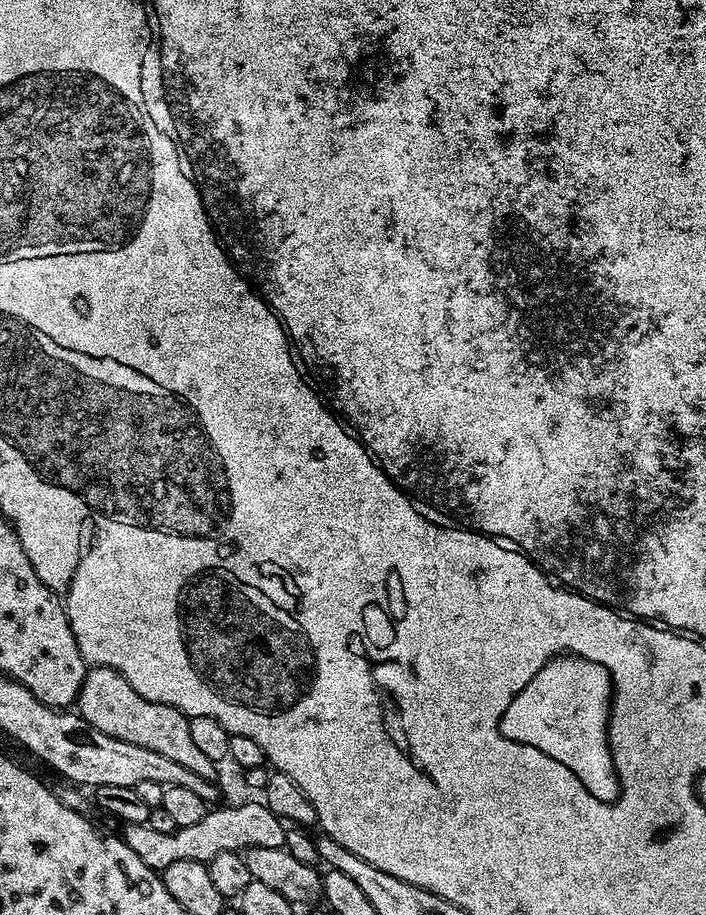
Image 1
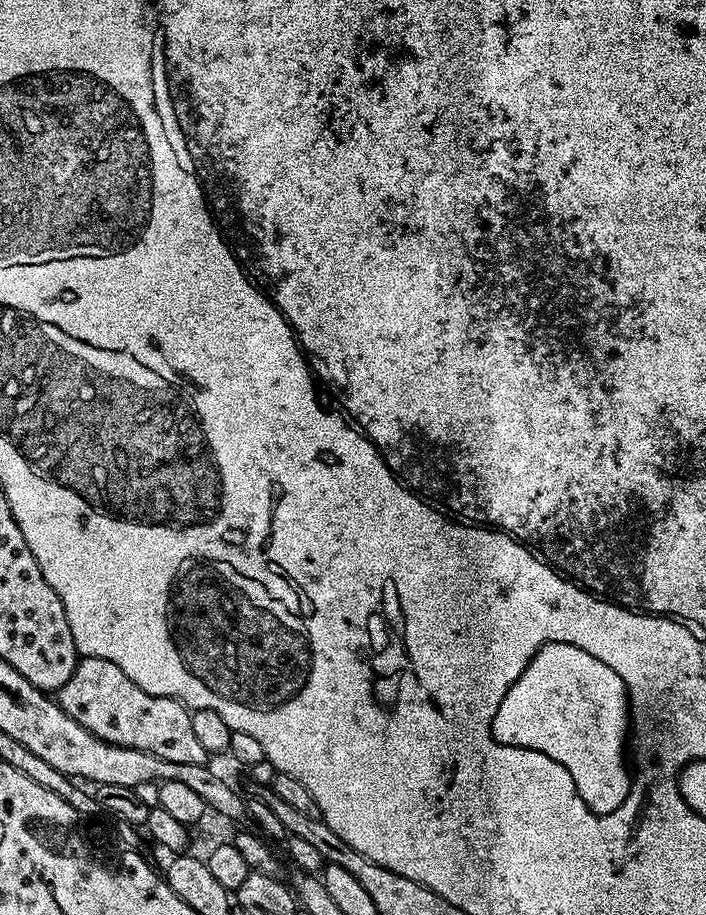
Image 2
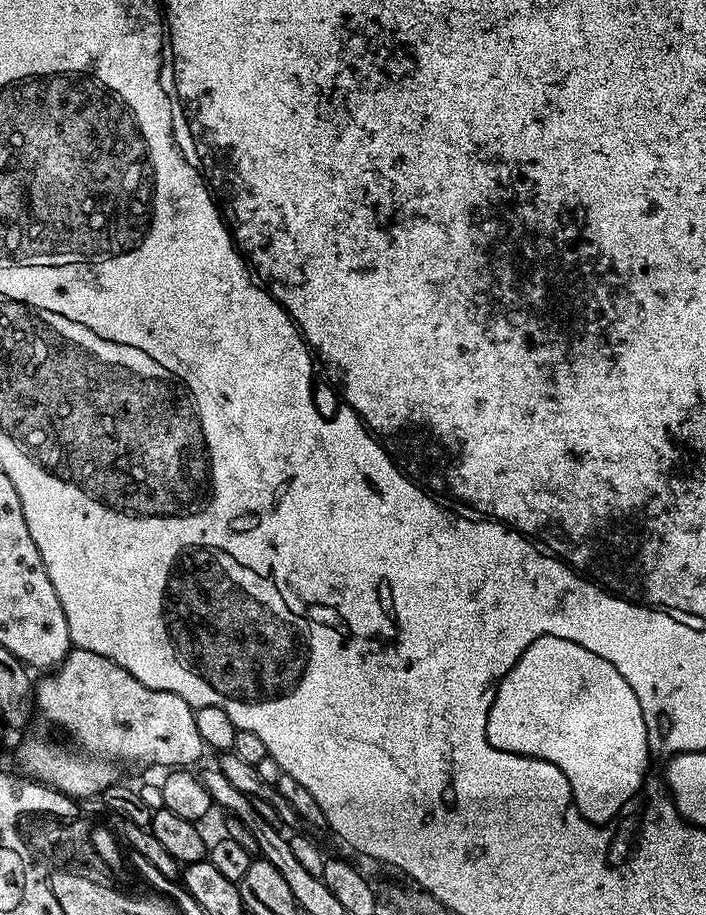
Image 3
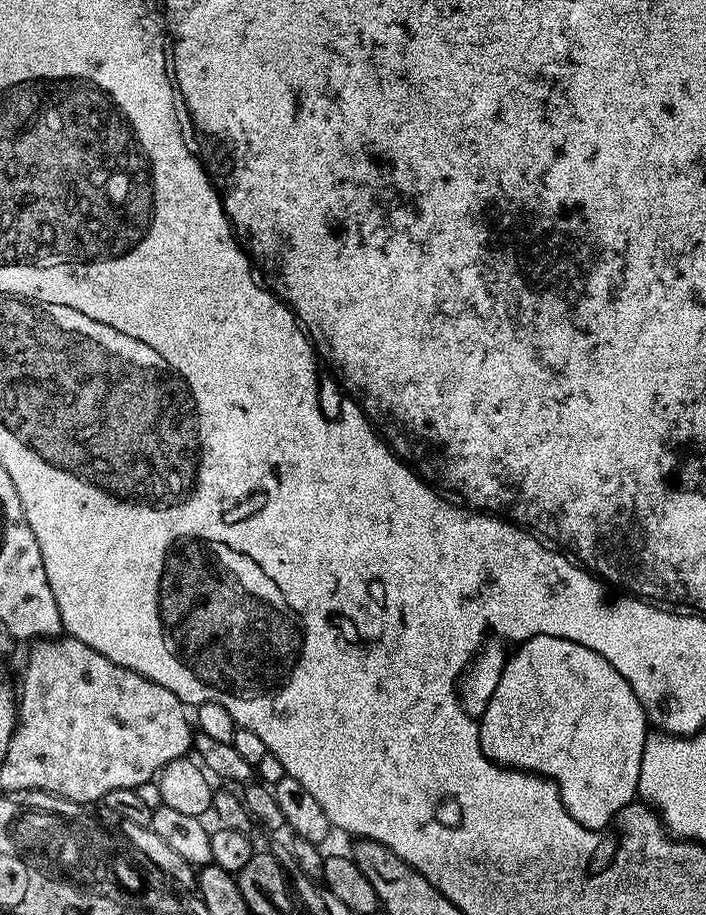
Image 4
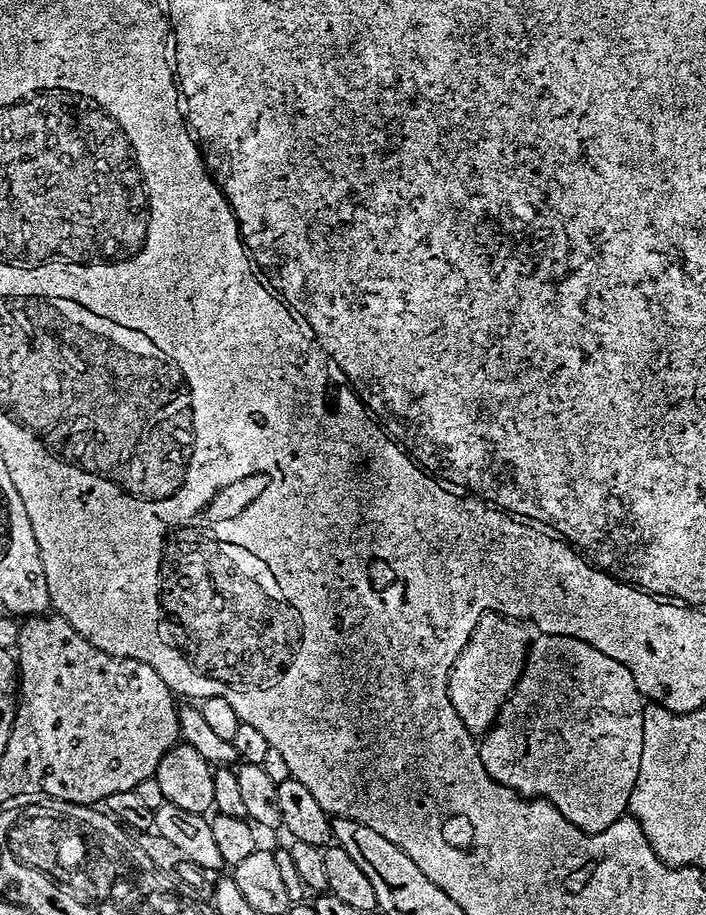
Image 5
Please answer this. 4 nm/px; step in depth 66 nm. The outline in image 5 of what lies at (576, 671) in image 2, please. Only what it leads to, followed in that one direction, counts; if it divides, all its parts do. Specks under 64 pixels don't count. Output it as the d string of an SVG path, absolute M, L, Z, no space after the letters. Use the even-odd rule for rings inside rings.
M540 634L537 637L537 640L535 637L531 641L528 649L528 661L524 664L524 672L520 676L520 681L512 687L512 693L508 695L508 700L500 707L495 724L483 733L482 739L479 741L482 766L486 766L488 773L502 786L514 790L518 795L525 798L549 800L558 810L558 814L562 814L562 818L566 818L574 826L578 826L578 830L601 832L629 811L628 799L634 790L634 782L638 778L638 766L642 754L642 718L645 705L642 703L640 693L636 691L632 683L630 670L626 670L626 666L622 666L622 662L610 658L610 654L602 654L602 650L594 650L594 646L576 640L572 636Z

